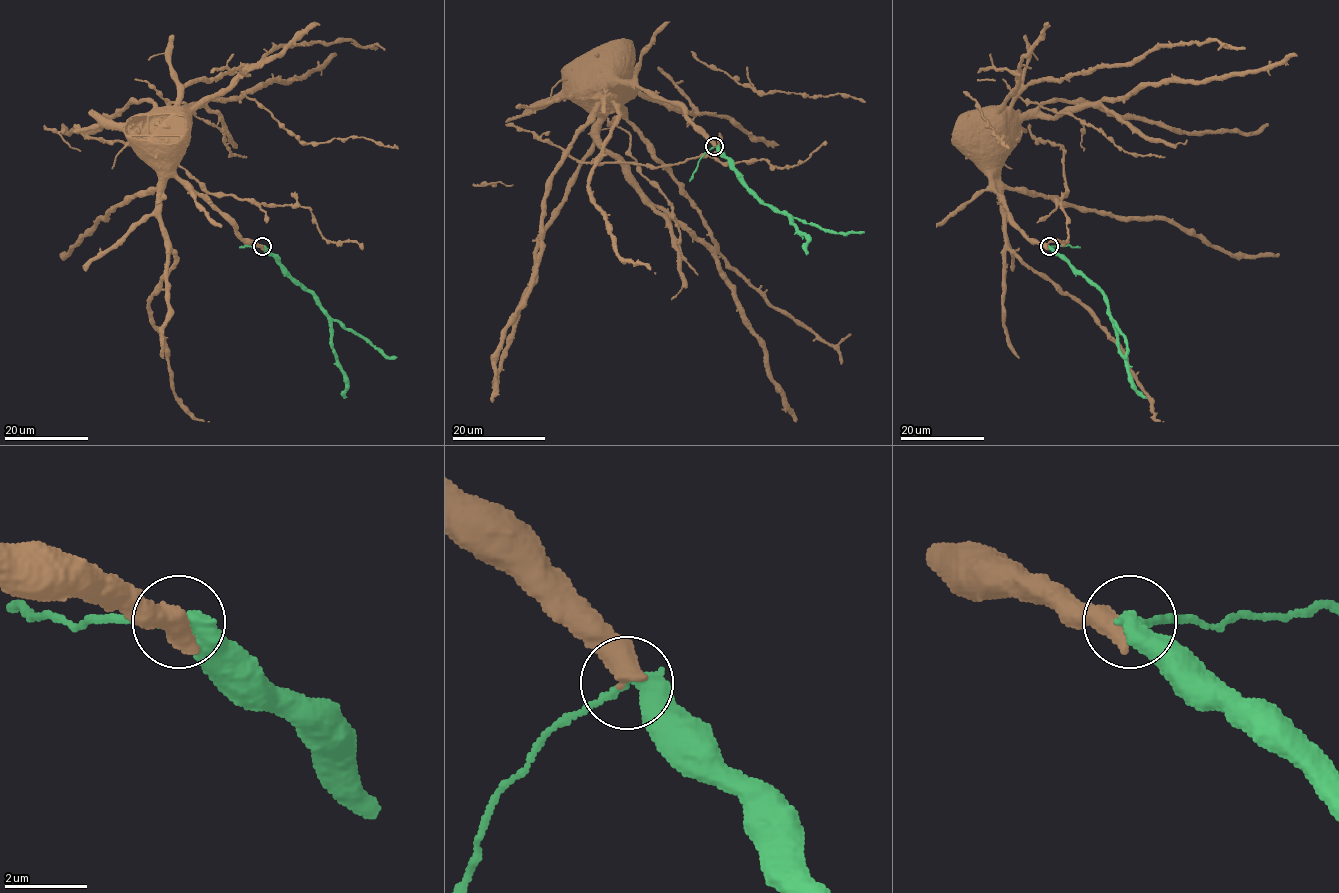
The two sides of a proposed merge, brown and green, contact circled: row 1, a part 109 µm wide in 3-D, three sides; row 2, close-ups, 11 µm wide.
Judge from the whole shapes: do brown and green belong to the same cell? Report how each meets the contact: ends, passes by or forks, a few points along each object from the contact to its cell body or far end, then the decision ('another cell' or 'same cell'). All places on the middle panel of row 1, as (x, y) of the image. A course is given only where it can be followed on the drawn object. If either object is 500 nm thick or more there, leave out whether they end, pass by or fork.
course brown (714, 145), (679, 106), (621, 84), (508, 123), (579, 160), (658, 166), (786, 167), (827, 142); course green (714, 146), (741, 180), (771, 208), (783, 212), (807, 238), (806, 255); same cell

